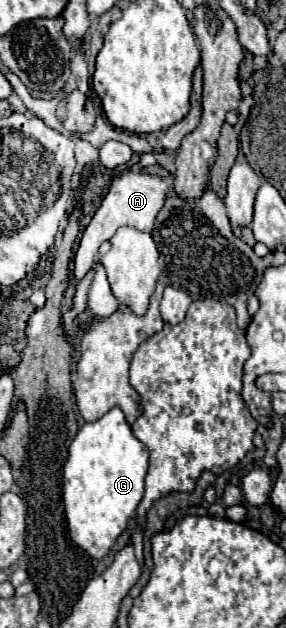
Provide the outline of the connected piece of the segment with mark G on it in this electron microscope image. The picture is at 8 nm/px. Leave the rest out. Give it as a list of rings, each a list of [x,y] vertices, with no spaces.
[[[112,407],[100,419],[80,427],[68,447],[62,499],[70,539],[90,557],[102,559],[114,545],[116,537],[128,527],[132,513],[144,497],[146,469],[148,449],[134,437],[120,407]]]

